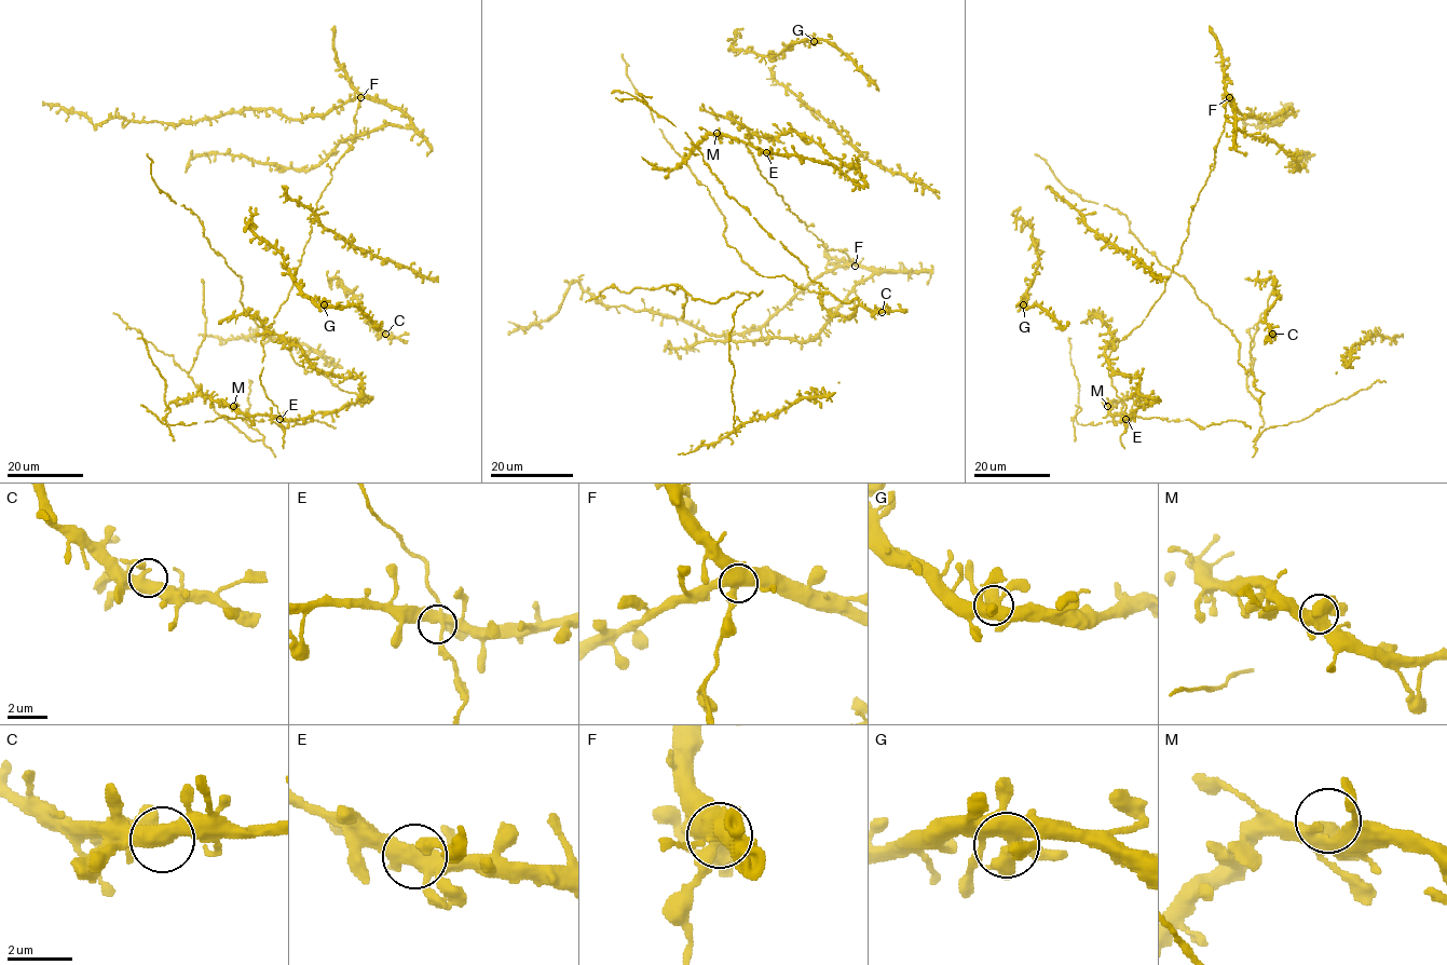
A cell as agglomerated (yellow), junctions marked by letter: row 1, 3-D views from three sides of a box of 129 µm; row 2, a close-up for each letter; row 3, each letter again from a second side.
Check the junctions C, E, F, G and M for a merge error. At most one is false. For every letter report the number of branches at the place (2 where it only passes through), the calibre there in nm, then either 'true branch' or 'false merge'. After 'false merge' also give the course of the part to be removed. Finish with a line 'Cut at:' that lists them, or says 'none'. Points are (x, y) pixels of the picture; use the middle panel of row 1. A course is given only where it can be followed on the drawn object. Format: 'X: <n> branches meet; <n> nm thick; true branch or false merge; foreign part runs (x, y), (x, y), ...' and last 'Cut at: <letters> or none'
C: 5 branches meet; 440 nm thick; true branch
E: 5 branches meet; 440 nm thick; true branch
F: 5 branches meet; 480 nm thick; true branch
G: 5 branches meet; 440 nm thick; true branch
M: 5 branches meet; 440 nm thick; true branch
Cut at: none

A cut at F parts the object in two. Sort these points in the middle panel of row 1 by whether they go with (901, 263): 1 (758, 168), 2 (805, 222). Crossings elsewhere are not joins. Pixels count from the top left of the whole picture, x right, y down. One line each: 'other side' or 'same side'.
1: other side
2: other side

